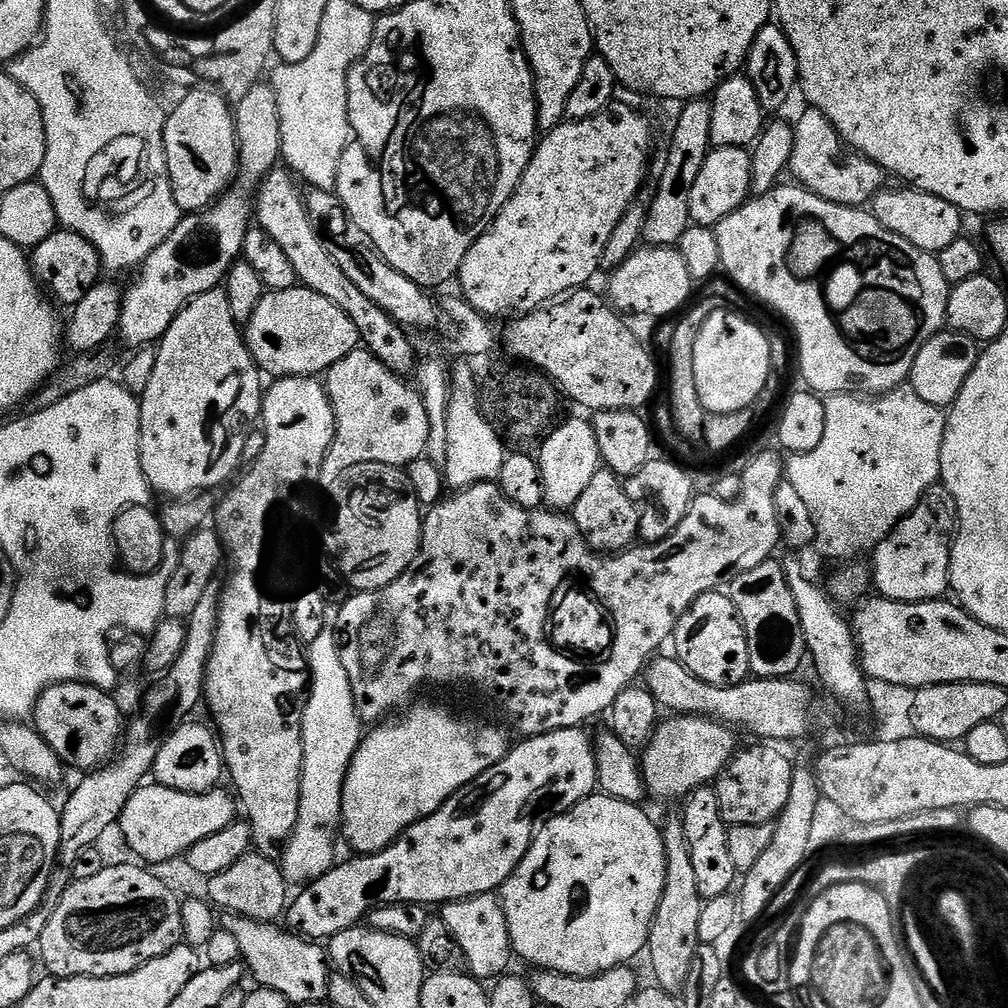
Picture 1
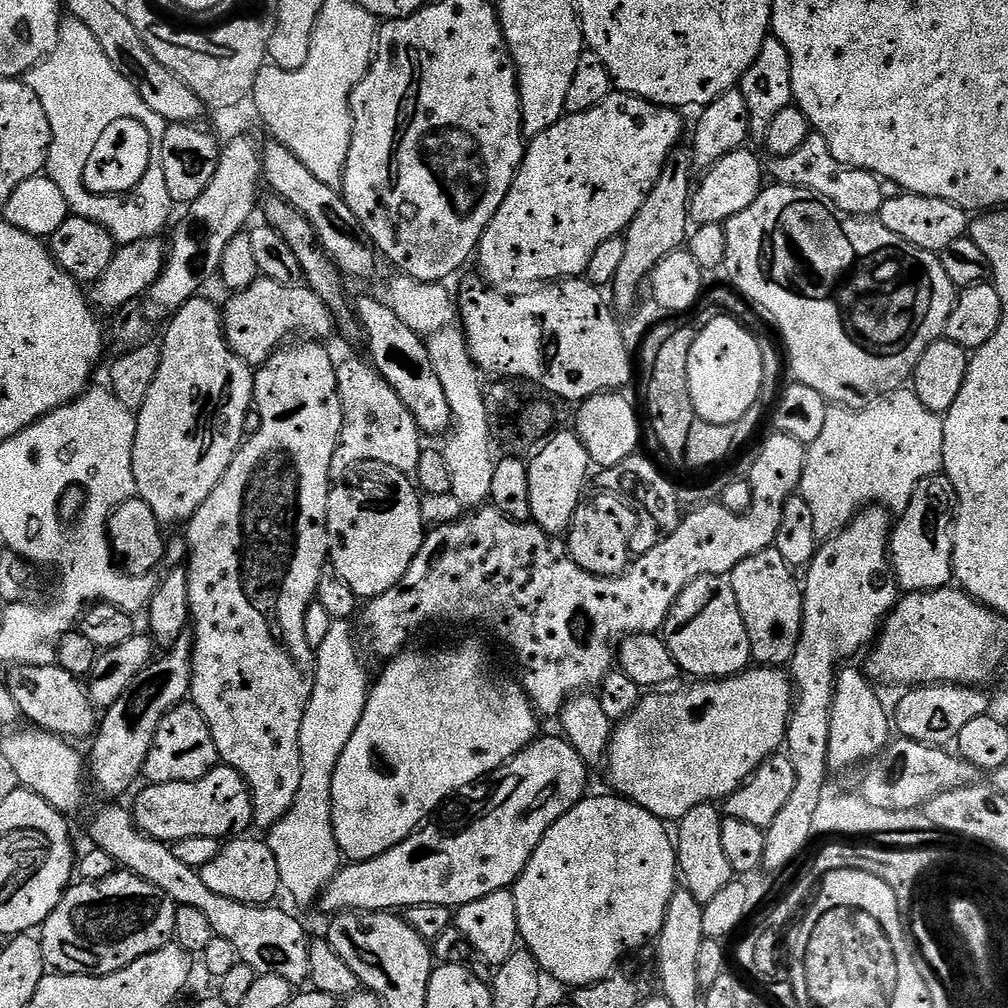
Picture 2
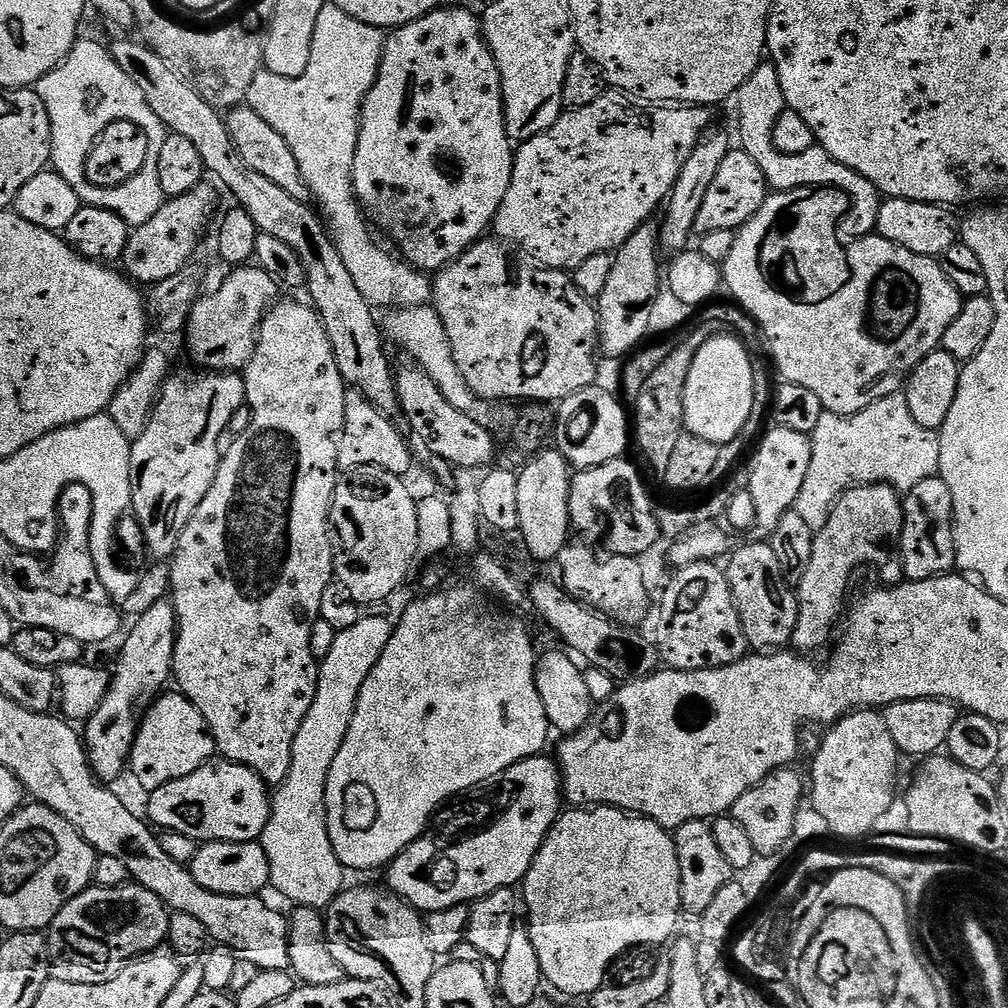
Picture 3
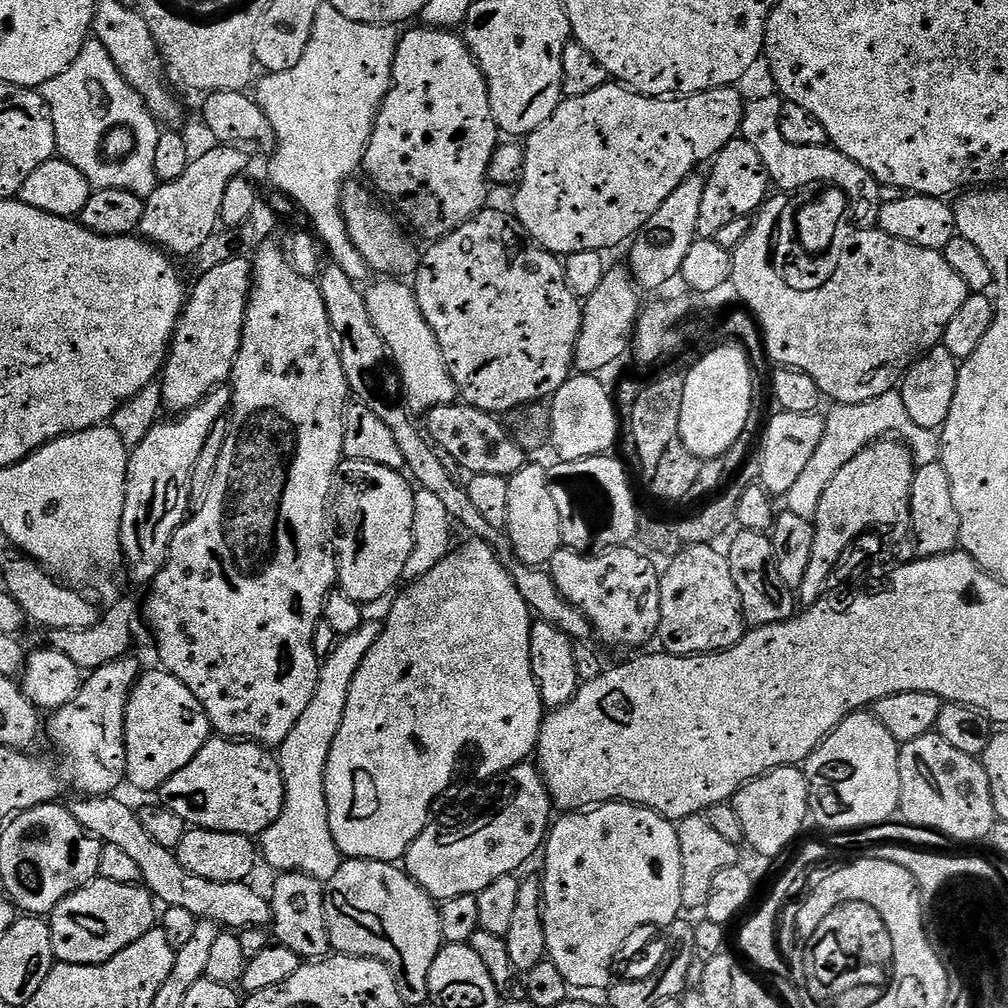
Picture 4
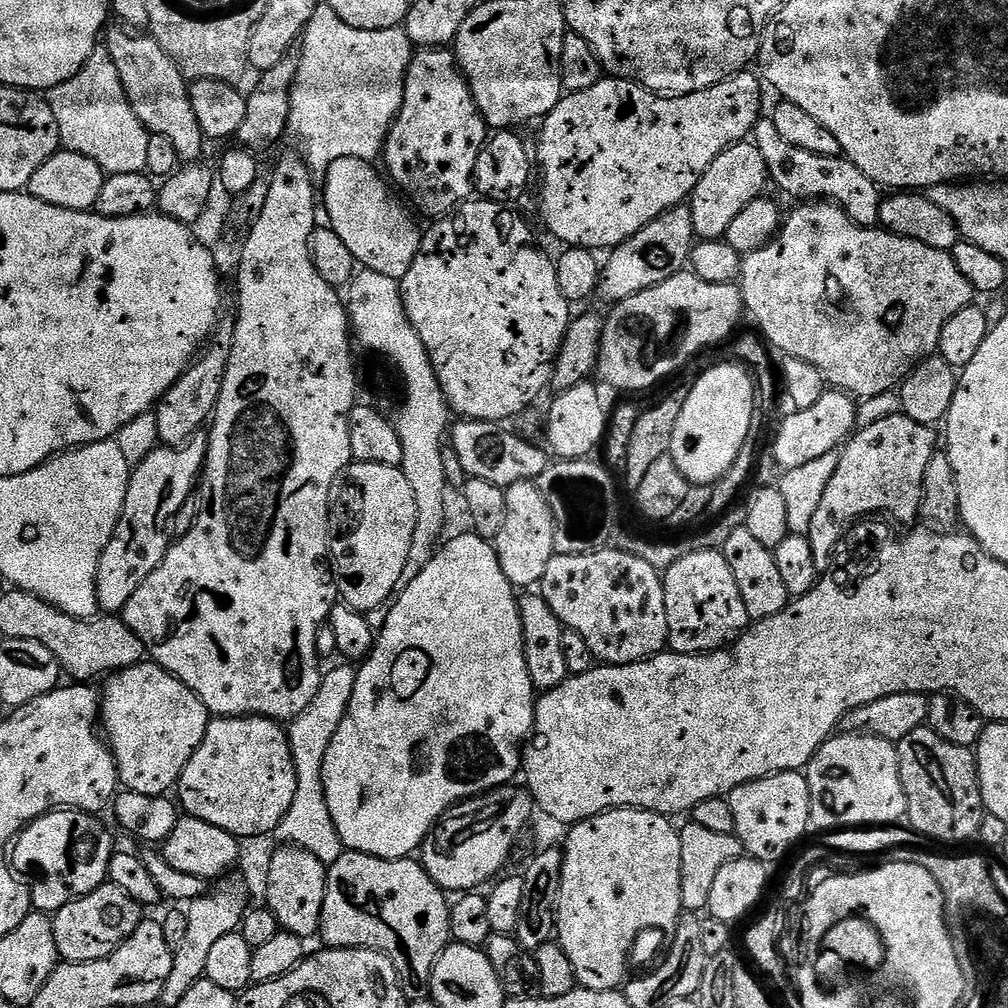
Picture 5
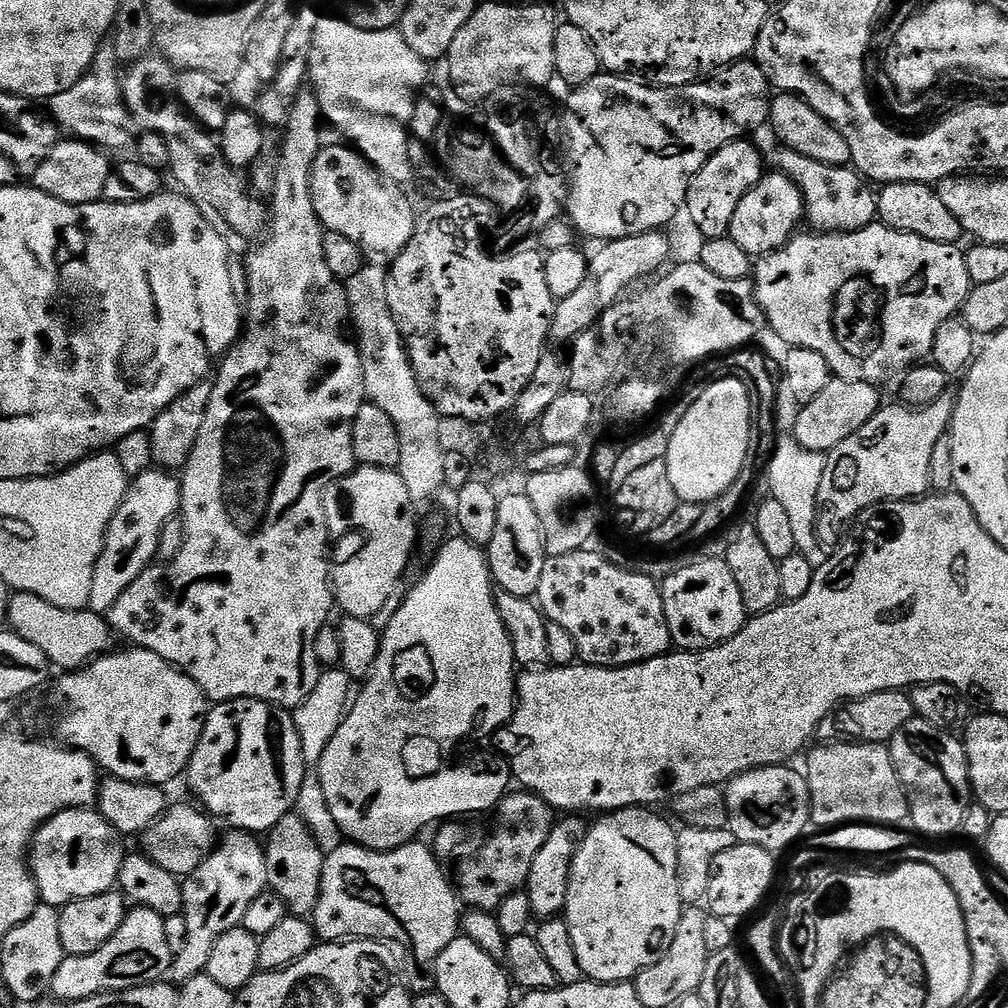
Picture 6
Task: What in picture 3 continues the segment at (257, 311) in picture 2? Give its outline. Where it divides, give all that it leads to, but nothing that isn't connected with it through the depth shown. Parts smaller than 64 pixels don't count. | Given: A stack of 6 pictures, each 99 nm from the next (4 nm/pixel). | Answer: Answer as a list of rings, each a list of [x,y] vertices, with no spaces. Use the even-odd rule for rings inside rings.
[[[236,266],[229,272],[232,273],[212,293],[201,295],[193,309],[190,310],[186,327],[188,352],[192,355],[193,362],[197,364],[197,369],[200,370],[239,373],[247,368],[248,360],[256,349],[256,336],[260,333],[260,324],[277,299],[278,285],[274,278],[270,278],[266,270],[258,266]]]

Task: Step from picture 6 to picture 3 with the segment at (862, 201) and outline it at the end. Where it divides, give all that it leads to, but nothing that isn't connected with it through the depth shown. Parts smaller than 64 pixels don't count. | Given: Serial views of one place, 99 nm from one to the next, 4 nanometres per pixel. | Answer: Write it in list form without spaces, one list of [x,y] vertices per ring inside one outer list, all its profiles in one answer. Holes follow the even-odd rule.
[[[761,62],[742,82],[742,86],[736,91],[734,105],[736,104],[736,120],[740,123],[739,147],[754,162],[758,162],[762,174],[766,174],[766,182],[769,189],[777,192],[789,192],[799,188],[819,188],[821,186],[831,186],[839,188],[845,197],[852,199],[852,212],[860,220],[875,222],[878,218],[878,210],[882,203],[881,193],[876,191],[874,182],[867,180],[862,174],[850,170],[850,166],[842,166],[822,147],[814,147],[805,150],[802,154],[782,154],[778,146],[774,146],[774,122],[776,116],[782,114],[786,107],[784,95],[782,94],[782,82],[778,78],[776,65],[771,62]]]

